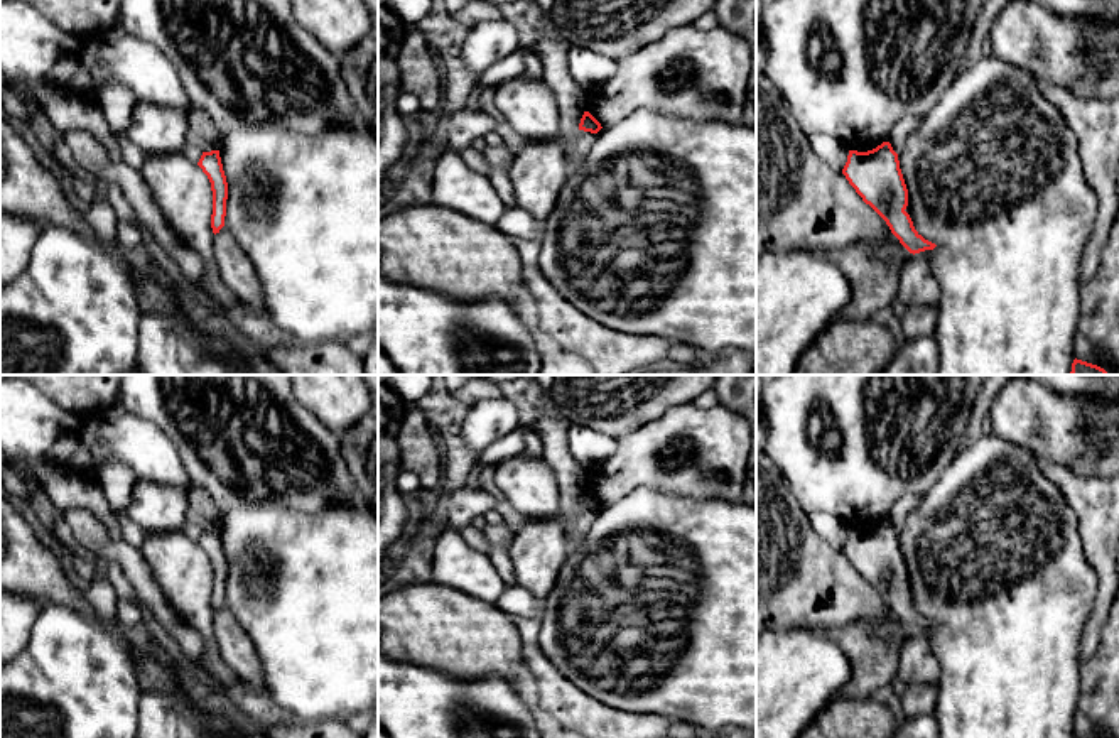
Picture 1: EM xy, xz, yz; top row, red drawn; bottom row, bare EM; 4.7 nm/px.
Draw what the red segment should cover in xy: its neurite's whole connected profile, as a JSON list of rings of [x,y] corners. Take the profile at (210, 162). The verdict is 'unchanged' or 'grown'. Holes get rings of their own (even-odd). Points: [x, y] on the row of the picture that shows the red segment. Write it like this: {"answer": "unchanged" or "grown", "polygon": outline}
{"answer": "unchanged", "polygon": [[[219,150],[203,152],[197,166],[208,176],[213,191],[213,214],[211,214],[211,228],[213,233],[219,233],[224,226],[226,216],[226,199],[228,199],[228,182],[223,171]]]}

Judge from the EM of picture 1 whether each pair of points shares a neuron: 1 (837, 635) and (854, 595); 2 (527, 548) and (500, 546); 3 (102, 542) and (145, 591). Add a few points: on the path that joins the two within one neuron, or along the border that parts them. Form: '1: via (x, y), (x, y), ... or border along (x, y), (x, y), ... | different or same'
1: border along (804, 627), (871, 622), (880, 635) | different
2: border along (512, 536), (508, 559), (515, 583) | different
3: via (115, 551), (140, 578) | same

